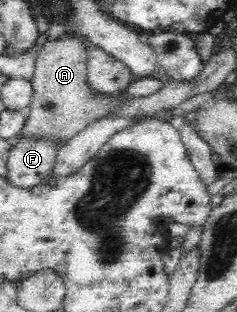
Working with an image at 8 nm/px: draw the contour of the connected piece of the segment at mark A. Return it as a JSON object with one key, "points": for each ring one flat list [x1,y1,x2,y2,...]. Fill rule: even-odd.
{"points":[[66,34,60,38,48,39,38,50,35,71,31,80,34,90,28,110,28,122,22,135,34,137,59,138,66,142,96,120,112,115,123,102,124,96,118,94,107,100,94,98,86,84,87,50,82,39]]}

